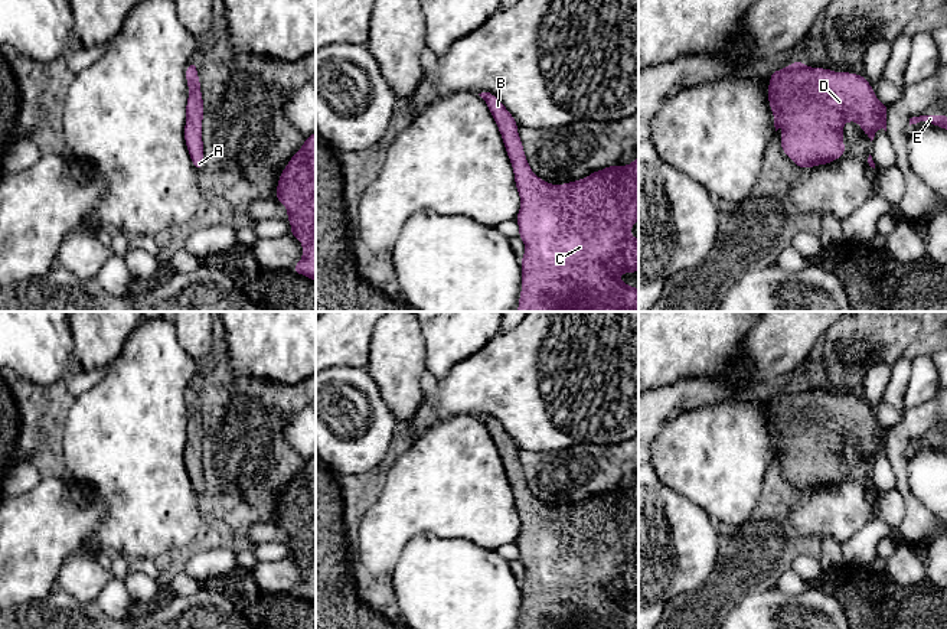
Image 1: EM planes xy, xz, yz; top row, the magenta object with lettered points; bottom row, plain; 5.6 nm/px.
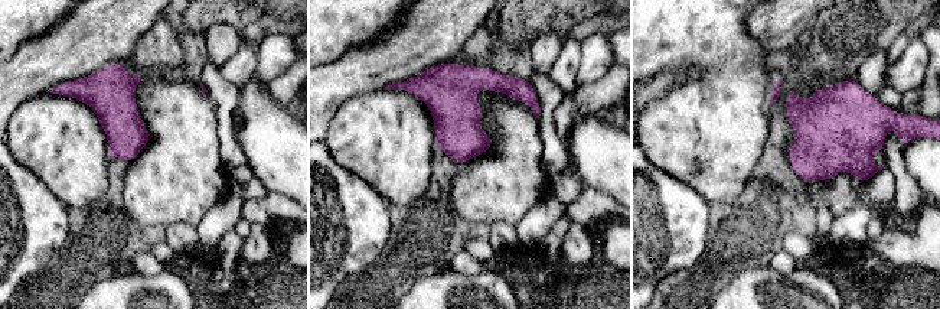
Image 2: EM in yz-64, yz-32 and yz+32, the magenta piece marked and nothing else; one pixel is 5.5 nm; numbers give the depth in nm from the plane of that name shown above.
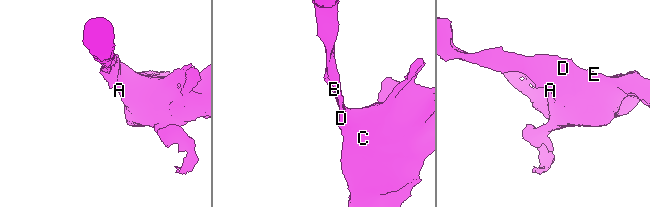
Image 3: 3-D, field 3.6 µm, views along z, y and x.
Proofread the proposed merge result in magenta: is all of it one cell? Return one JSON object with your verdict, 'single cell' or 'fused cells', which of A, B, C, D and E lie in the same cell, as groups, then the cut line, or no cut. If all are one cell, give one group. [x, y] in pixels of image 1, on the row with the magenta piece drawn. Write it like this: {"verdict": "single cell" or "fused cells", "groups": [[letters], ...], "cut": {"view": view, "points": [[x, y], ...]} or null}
{"verdict": "single cell", "groups": [["A", "B", "C", "D", "E"]], "cut": null}

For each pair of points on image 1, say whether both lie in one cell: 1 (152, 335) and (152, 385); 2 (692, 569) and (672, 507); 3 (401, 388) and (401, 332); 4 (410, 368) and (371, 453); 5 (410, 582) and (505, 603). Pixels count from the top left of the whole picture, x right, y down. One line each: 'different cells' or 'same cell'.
1: same cell
2: same cell
3: same cell
4: different cells
5: same cell

